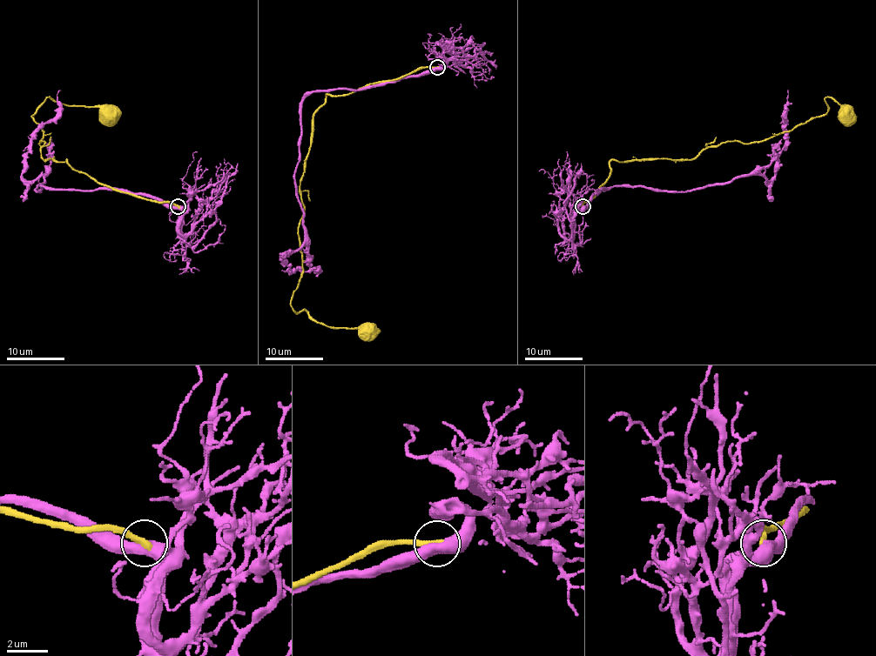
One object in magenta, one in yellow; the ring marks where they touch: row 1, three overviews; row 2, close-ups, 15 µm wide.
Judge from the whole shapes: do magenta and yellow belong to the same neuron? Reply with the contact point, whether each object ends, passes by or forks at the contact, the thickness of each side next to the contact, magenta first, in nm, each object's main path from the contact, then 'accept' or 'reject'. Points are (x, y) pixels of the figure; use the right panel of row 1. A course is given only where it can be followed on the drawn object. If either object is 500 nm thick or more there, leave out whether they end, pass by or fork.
at (582, 206); 550 nm thick on the magenta side, 320 nm on the other; magenta runs (582, 205), (599, 190), (617, 187), (679, 191), (758, 175), (766, 181), (784, 146), (787, 90); yellow runs (582, 205), (617, 160), (692, 159), (725, 142), (755, 143), (823, 115), (829, 97), (852, 117), (850, 124); accept

